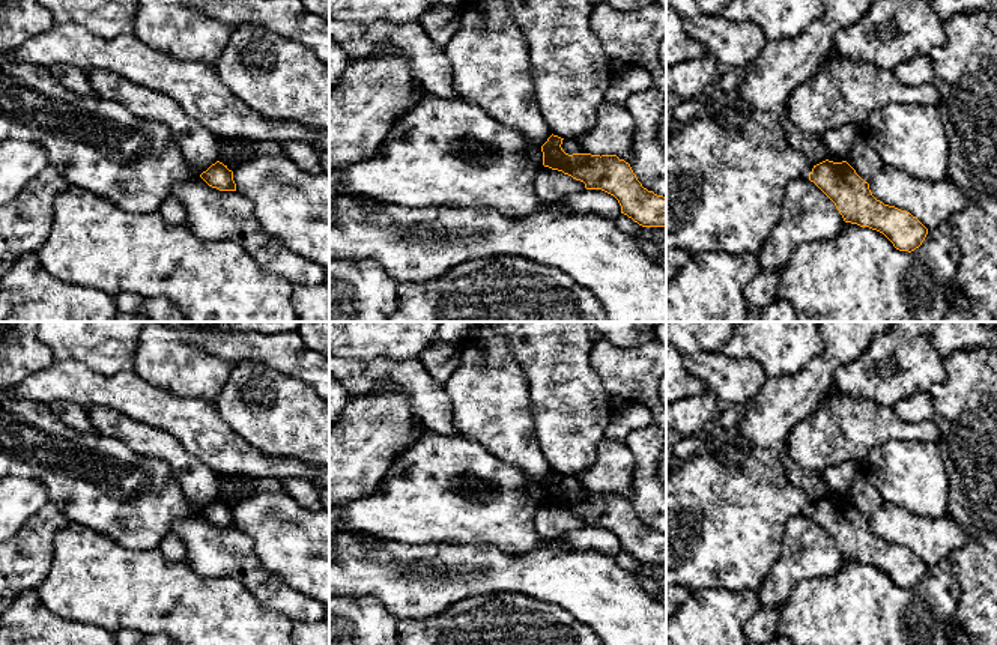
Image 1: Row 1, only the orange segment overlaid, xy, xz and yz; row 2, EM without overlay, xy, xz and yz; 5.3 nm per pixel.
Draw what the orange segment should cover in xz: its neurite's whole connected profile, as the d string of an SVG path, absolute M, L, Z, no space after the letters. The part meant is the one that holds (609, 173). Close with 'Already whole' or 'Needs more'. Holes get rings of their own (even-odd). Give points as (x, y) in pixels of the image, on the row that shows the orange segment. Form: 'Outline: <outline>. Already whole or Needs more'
Outline: M552 134L541 146L544 167L583 182L586 189L602 189L614 195L621 213L642 227L666 226L666 197L644 188L629 162L617 155L568 155L561 147L562 140Z. Already whole

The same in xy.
Outline: M217 161L200 177L212 188L220 191L236 191L236 183L233 180L233 171L227 168L223 162Z. Already whole

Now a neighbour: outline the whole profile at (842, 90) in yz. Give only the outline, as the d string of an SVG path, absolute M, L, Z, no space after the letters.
M835 56L805 83L799 84L786 104L789 120L805 132L826 135L832 129L853 123L862 128L874 110L889 104L937 105L940 93L934 84L902 84L893 71L877 68L869 63L854 62Z

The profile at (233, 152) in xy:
M241 138L223 140L220 149L220 162L223 162L229 170L235 170L241 164L259 156L250 143L244 143Z

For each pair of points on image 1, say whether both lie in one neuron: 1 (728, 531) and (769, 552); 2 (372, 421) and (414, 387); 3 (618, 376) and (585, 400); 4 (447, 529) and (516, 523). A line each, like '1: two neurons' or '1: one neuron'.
1: one neuron
2: two neurons
3: two neurons
4: one neuron

